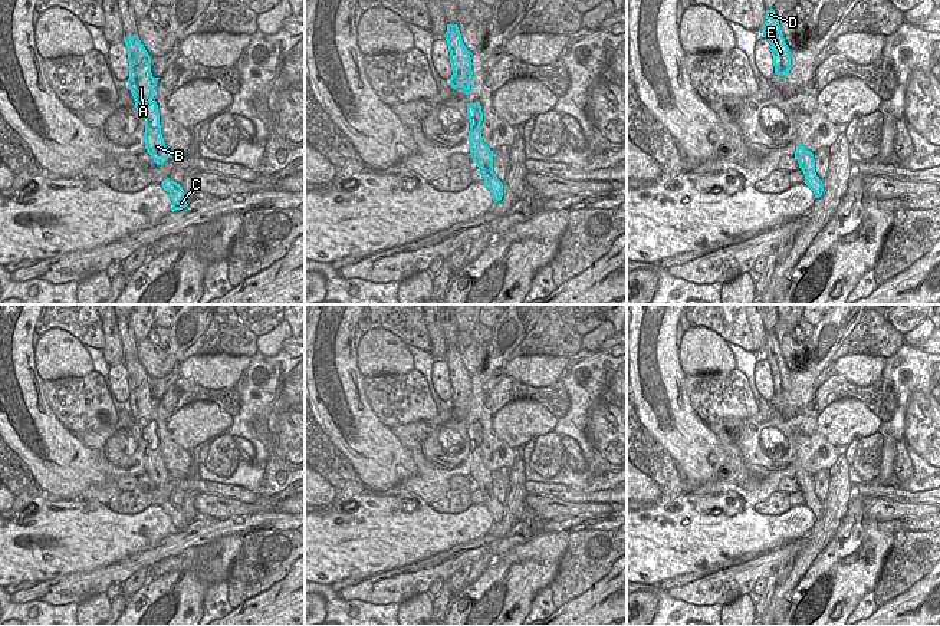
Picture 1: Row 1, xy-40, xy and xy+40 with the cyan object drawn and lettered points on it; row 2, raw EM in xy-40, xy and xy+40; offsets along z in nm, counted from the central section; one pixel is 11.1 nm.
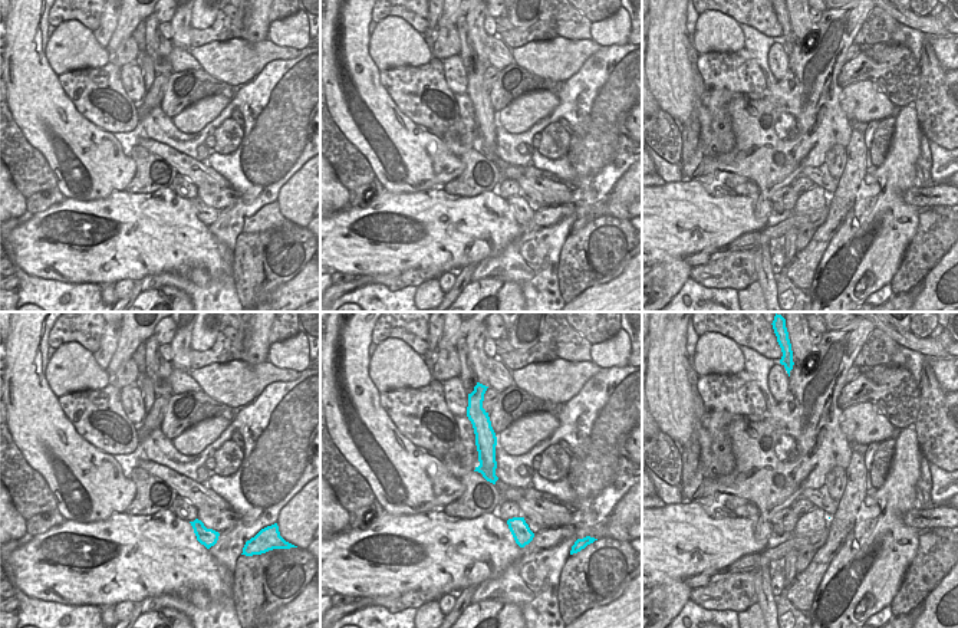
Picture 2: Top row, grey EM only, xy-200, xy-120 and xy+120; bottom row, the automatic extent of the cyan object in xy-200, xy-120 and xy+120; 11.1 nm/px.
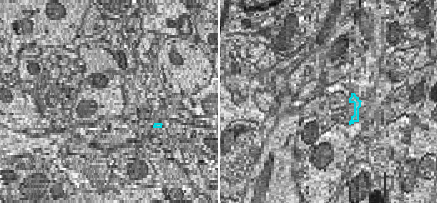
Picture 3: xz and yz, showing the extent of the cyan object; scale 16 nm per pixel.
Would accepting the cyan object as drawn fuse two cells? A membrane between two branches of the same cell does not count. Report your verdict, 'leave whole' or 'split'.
leave whole

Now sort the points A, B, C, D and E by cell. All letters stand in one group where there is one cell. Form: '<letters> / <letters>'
A B C D E

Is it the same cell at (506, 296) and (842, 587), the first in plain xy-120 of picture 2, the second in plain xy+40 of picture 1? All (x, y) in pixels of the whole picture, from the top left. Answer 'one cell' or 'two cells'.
one cell

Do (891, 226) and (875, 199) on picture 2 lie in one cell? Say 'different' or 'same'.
same

